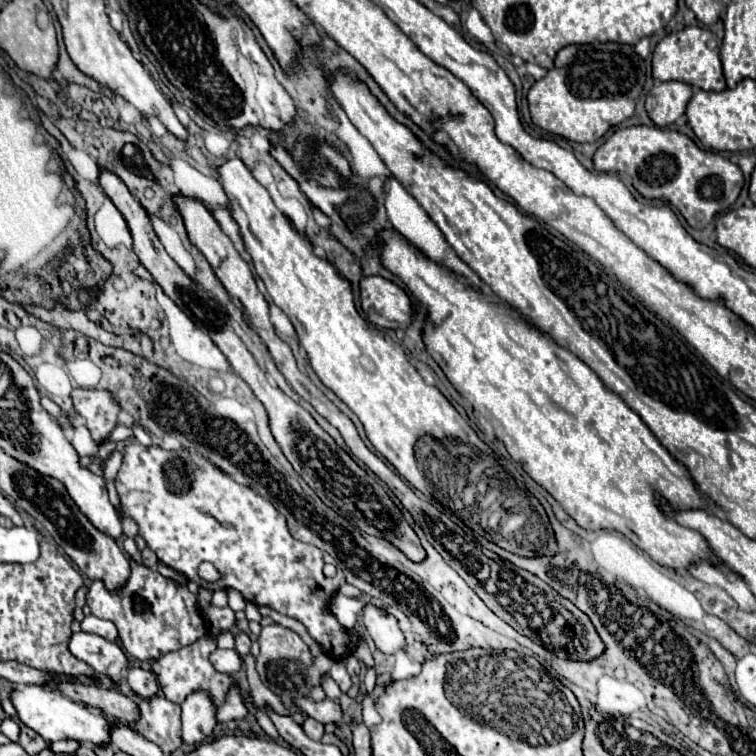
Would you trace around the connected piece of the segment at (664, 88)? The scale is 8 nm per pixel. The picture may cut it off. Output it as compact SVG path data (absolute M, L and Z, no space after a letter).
M656 82L646 96L646 112L658 128L666 128L684 114L692 92L684 82Z

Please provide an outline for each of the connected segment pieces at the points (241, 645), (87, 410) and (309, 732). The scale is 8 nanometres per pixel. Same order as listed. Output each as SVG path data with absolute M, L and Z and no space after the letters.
M238 632L236 636L234 636L234 648L236 648L236 652L240 654L240 656L244 656L244 654L248 654L250 652L250 638L248 638L248 634L246 632Z
M74 388L70 398L72 398L76 414L84 418L92 438L96 442L104 442L104 438L108 438L108 434L118 424L120 404L114 400L114 396L106 390Z
M306 716L306 718L304 718L302 728L304 728L306 736L308 736L308 738L312 738L312 740L320 740L320 738L322 738L322 734L324 734L324 724L320 724L318 720L312 720L310 716Z

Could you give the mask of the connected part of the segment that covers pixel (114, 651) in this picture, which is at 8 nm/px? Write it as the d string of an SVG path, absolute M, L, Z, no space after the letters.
M76 632L68 644L70 652L94 668L98 674L110 676L112 680L120 680L122 670L126 668L126 656L116 642L108 642L98 634L90 632Z

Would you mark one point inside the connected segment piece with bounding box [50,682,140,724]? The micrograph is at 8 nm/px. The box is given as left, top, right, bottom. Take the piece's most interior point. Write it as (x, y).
(113, 703)

